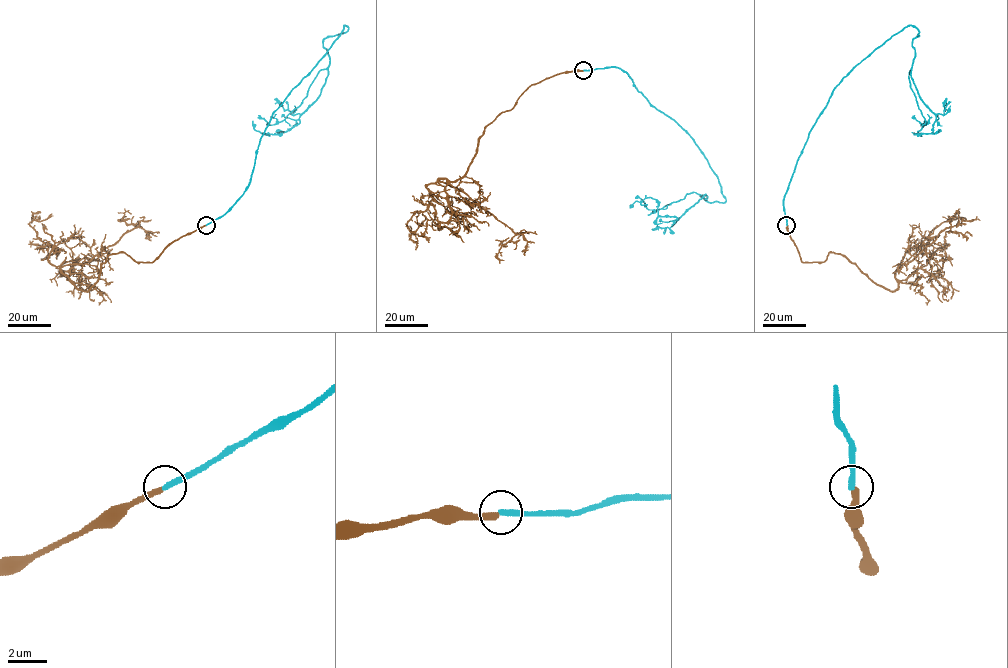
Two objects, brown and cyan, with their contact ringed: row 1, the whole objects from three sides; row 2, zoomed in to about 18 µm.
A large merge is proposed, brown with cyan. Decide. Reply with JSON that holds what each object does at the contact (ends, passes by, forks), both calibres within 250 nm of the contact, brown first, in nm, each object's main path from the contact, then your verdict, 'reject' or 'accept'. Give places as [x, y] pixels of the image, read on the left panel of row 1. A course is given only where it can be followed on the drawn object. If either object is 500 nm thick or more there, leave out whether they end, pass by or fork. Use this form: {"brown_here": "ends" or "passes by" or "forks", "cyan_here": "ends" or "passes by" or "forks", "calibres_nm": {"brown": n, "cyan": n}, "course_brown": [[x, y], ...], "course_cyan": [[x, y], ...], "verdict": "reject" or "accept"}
{"brown_here": "ends", "cyan_here": "ends", "calibres_nm": {"brown": 320, "cyan": 320}, "course_brown": [[206, 225], [152, 262], [112, 253], [79, 290], [61, 268], [137, 226], [126, 216]], "course_cyan": [[206, 225], [245, 190], [273, 113], [345, 25], [323, 40], [328, 76], [300, 122], [272, 134], [252, 120]], "verdict": "reject"}

